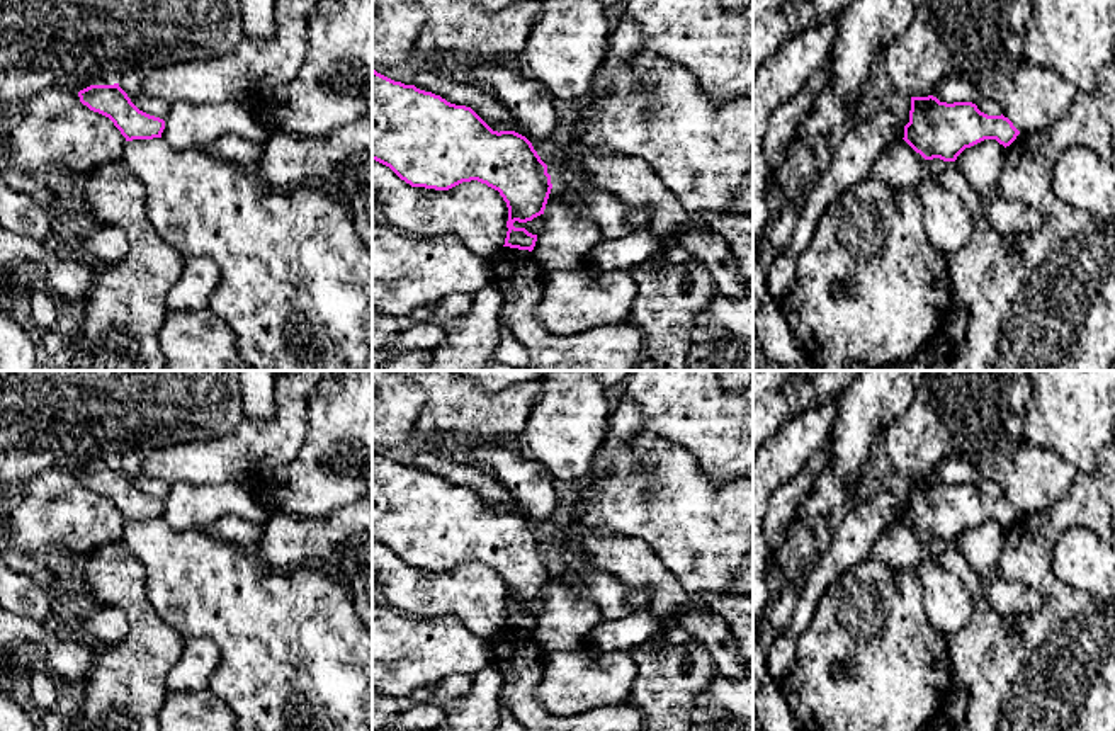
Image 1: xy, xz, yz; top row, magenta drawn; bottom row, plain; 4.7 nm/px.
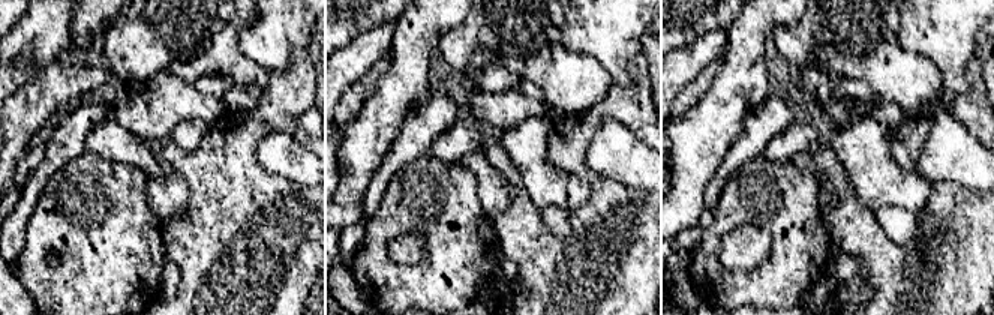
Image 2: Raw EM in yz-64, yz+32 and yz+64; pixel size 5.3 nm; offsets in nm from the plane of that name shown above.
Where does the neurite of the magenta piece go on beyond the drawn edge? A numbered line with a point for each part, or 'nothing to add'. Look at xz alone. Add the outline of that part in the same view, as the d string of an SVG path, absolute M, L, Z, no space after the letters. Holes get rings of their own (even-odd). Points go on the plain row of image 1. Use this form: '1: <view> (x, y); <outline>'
nothing to add

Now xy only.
nothing to add

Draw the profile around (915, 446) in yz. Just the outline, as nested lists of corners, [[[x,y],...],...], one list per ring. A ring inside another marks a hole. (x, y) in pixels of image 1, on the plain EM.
[[[925,371],[903,416],[889,418],[880,432],[899,474],[928,478],[938,462],[955,454],[982,454],[1006,437],[1006,371]]]

